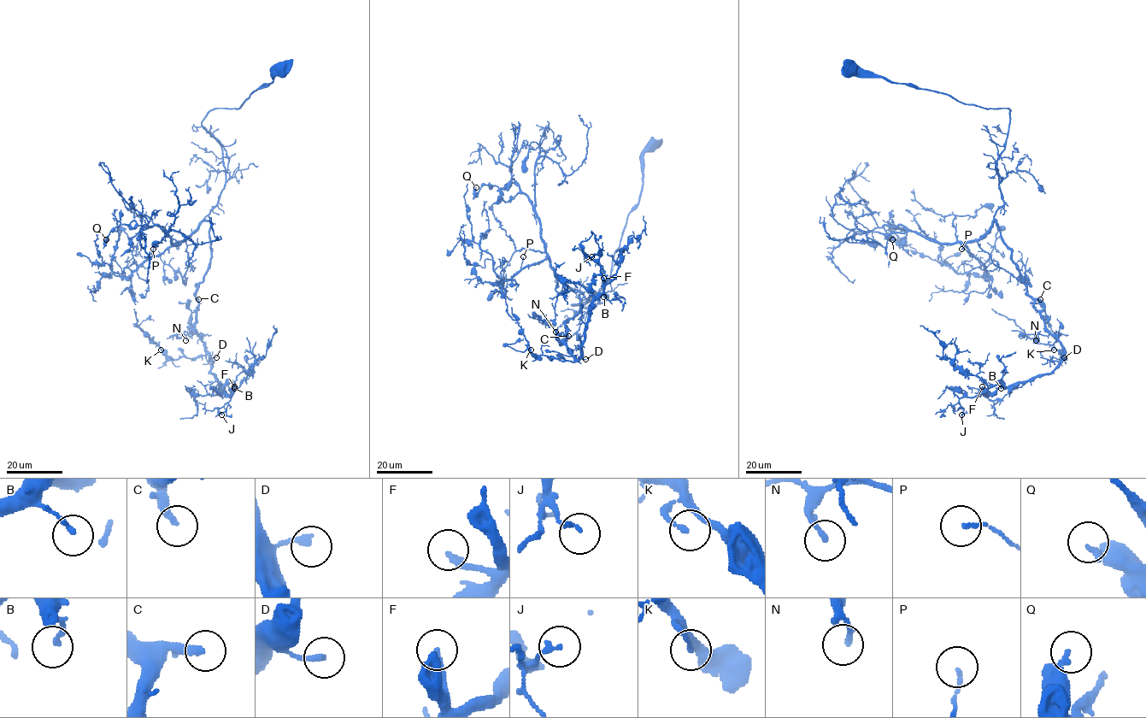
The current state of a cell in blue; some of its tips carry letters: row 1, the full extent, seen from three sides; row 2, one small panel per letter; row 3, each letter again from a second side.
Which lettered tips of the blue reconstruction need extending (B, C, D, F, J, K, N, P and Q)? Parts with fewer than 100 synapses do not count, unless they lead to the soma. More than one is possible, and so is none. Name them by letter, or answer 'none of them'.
C

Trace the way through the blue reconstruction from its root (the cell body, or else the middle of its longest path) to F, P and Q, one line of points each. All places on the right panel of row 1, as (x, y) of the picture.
F: (849, 71), (1009, 109), (996, 167), (1004, 203), (994, 218), (1064, 353), (1050, 373), (982, 386)
P: (849, 71), (1009, 109), (996, 167), (1004, 203), (992, 226), (962, 245), (973, 255), (961, 249)
Q: (849, 71), (1009, 109), (996, 167), (1004, 203), (992, 226), (978, 239), (940, 243), (892, 220), (892, 239)

